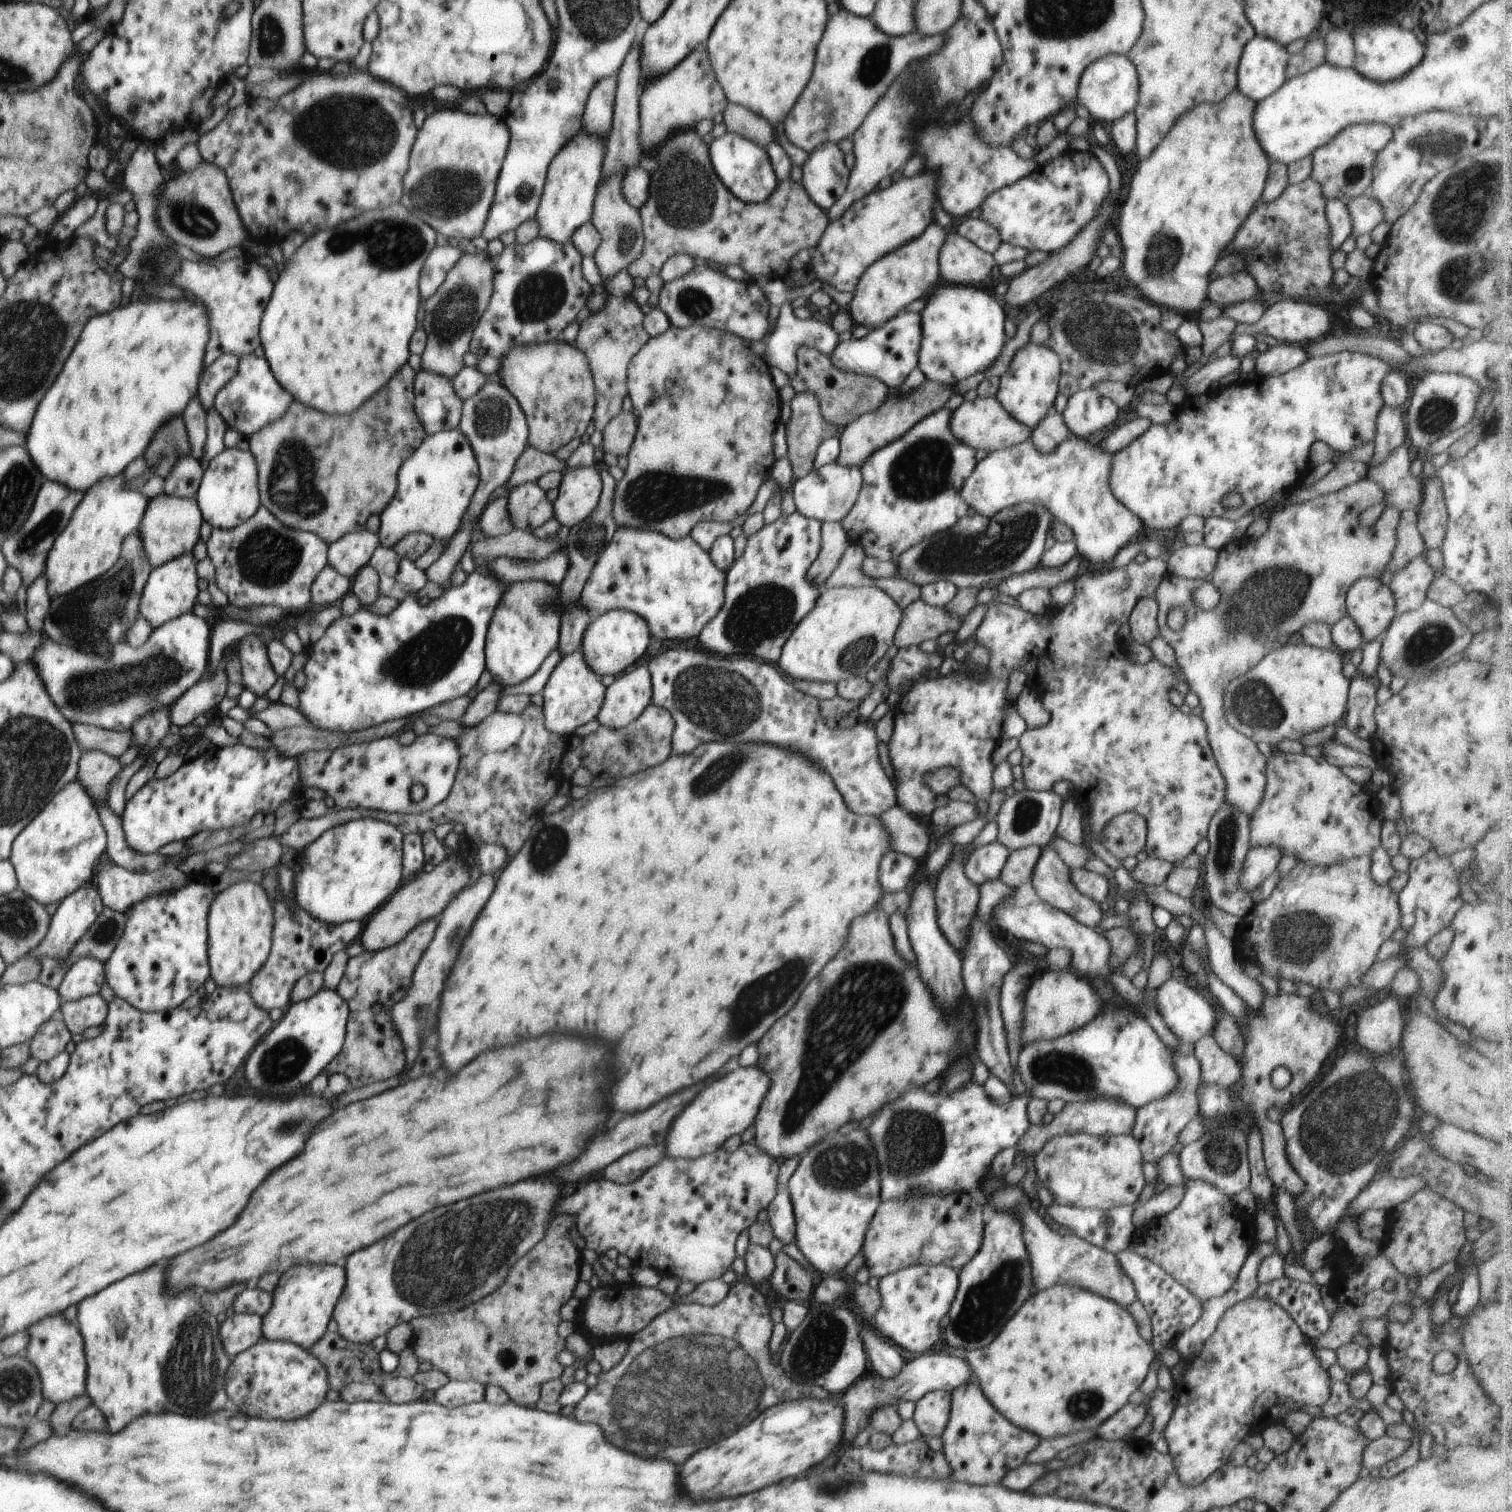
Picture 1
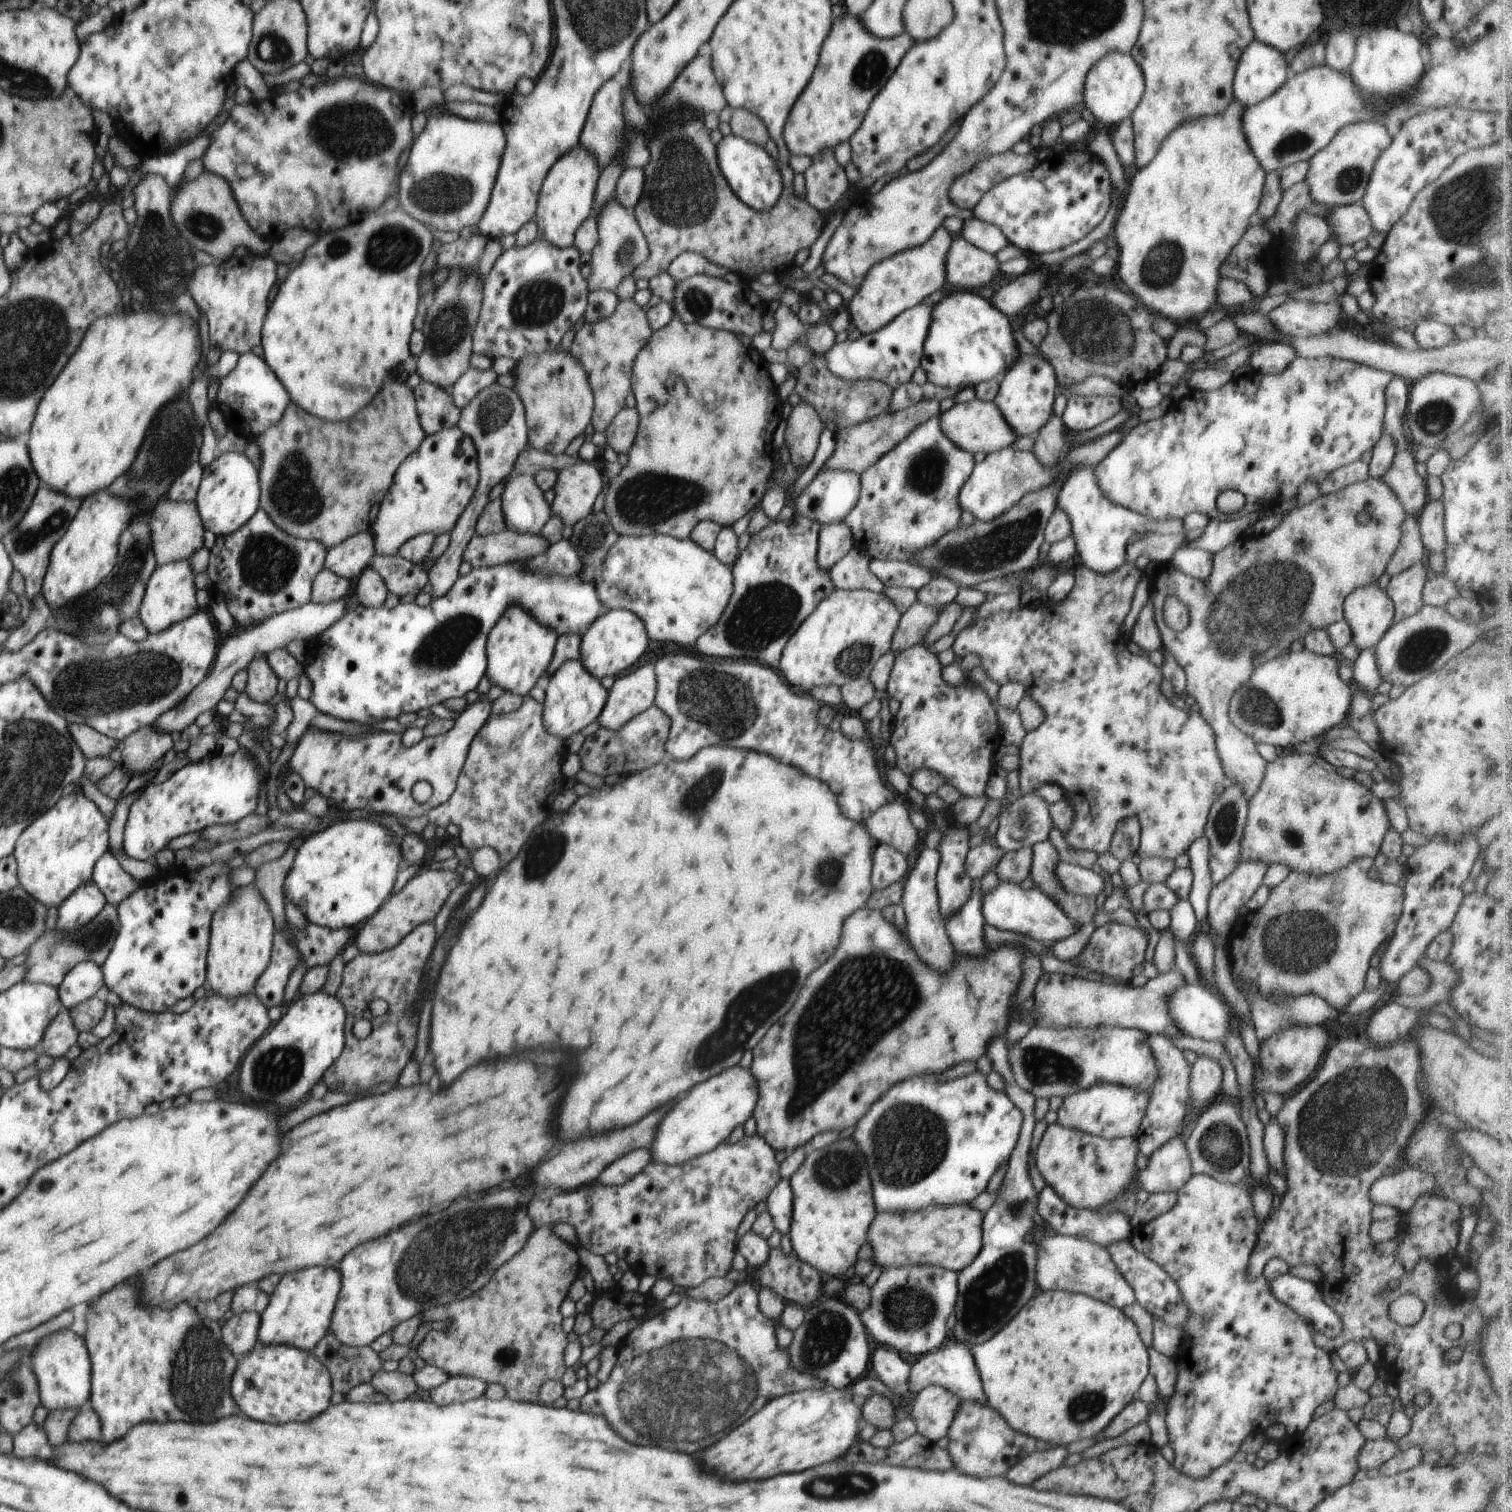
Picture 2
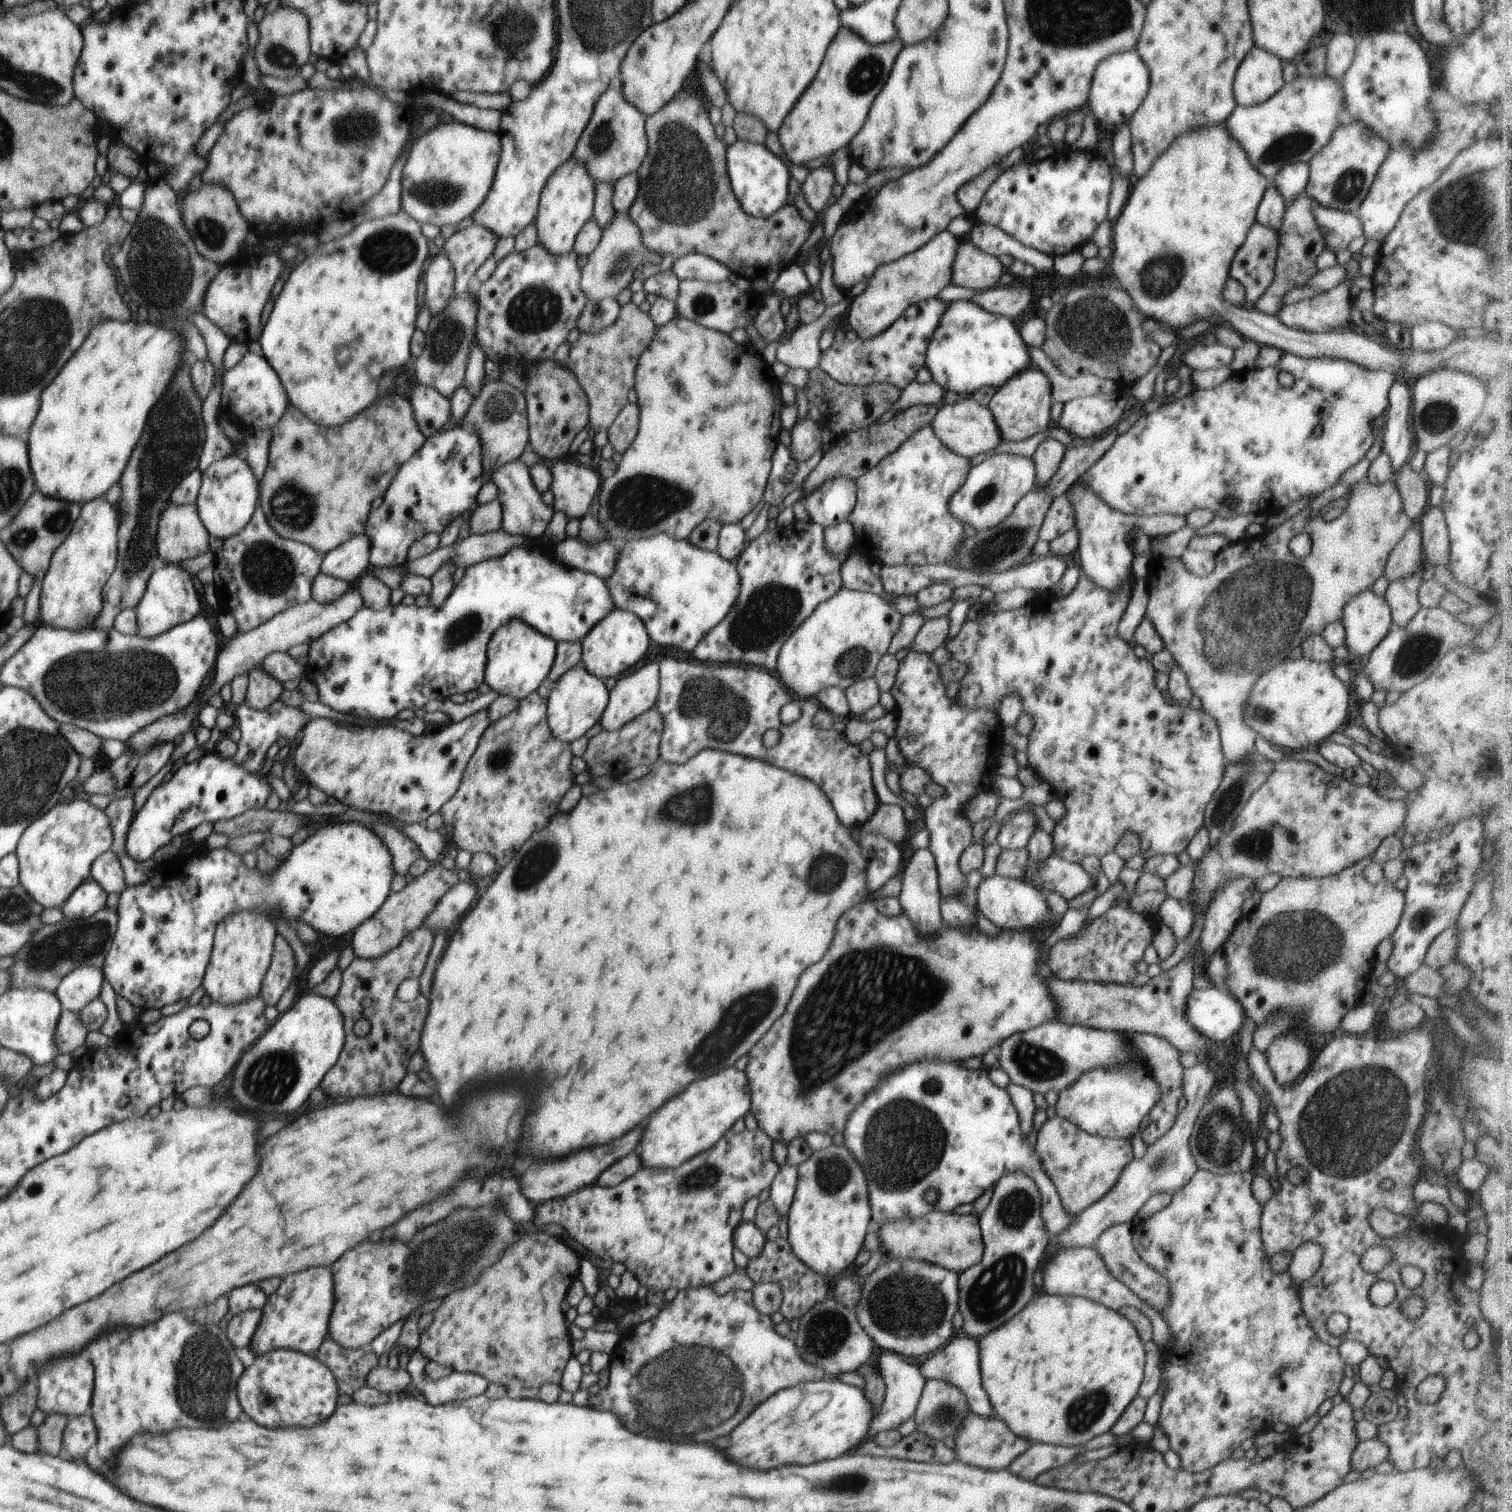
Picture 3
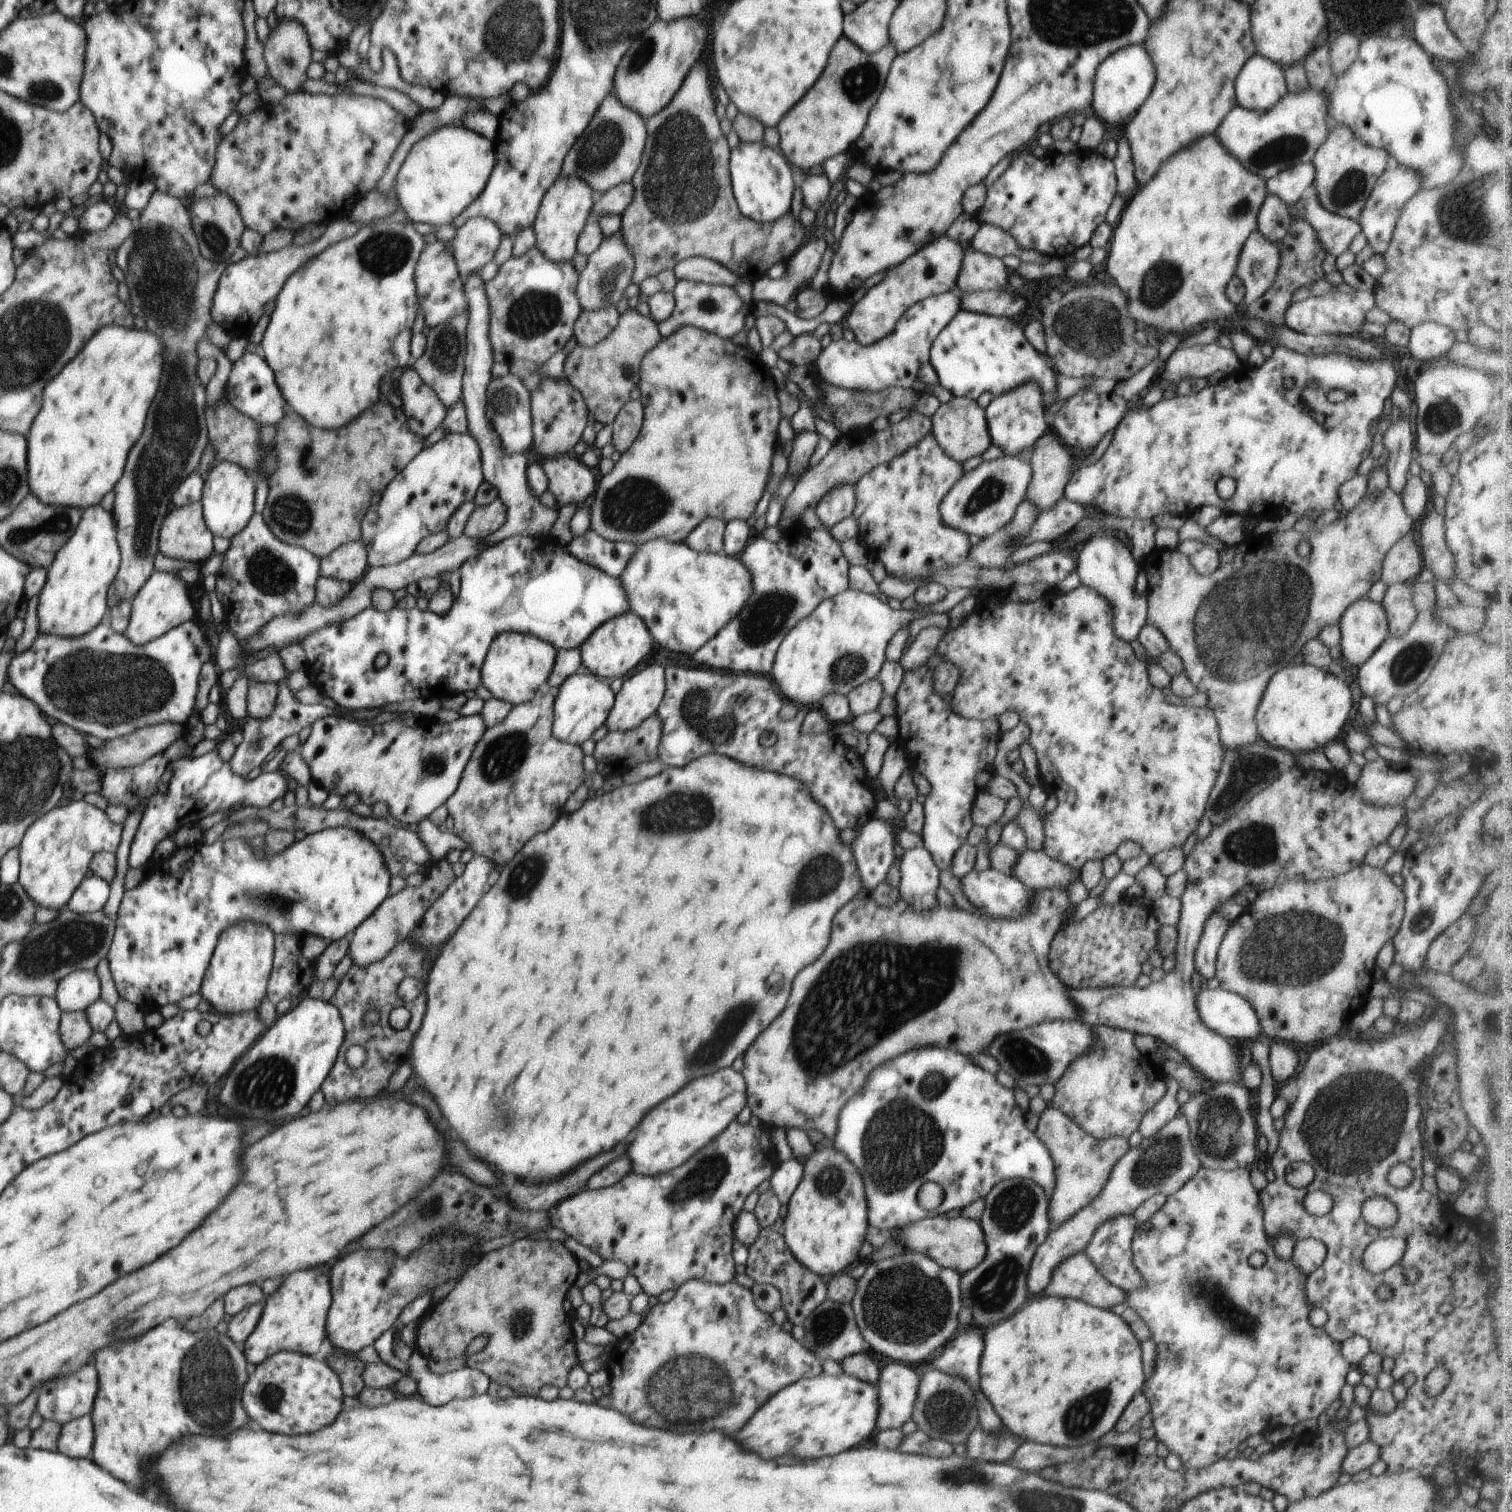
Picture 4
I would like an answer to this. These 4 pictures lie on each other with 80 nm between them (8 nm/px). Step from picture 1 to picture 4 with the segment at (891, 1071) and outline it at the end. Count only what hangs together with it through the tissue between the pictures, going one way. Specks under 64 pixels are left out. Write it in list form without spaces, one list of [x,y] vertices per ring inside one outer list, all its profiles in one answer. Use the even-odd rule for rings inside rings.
[[[862,888],[844,908],[836,914],[834,926],[832,926],[832,938],[824,954],[812,962],[810,966],[803,968],[794,979],[789,999],[784,1010],[772,1021],[772,1024],[763,1030],[756,1040],[746,1049],[744,1054],[744,1068],[742,1074],[747,1084],[747,1106],[754,1116],[761,1121],[761,1126],[768,1131],[782,1129],[784,1132],[789,1129],[798,1129],[808,1132],[811,1128],[820,1130],[827,1140],[835,1140],[838,1128],[840,1111],[846,1103],[854,1096],[867,1082],[868,1076],[874,1068],[884,1064],[886,1060],[894,1060],[904,1052],[910,1052],[914,1048],[924,1046],[944,1046],[954,1048],[960,1054],[980,1054],[984,1052],[992,1040],[1000,1034],[1020,1030],[1026,1026],[1034,1026],[1046,1020],[1074,1020],[1076,1019],[1076,1006],[1068,998],[1064,990],[1064,984],[1048,970],[1048,948],[1052,939],[1061,928],[1062,916],[1069,914],[1072,906],[1069,905],[1068,891],[1066,889],[1050,889],[1043,893],[1034,891],[1031,912],[1020,917],[1020,920],[992,920],[992,918],[978,918],[972,914],[960,910],[957,906],[952,909],[941,907],[939,904],[928,913],[917,913],[912,907],[901,898],[891,907],[881,907],[872,898],[872,892]]]

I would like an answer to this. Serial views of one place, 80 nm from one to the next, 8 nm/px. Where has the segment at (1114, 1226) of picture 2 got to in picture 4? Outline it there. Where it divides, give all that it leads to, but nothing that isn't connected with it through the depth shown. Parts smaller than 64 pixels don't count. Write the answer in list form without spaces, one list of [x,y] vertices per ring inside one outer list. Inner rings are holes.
[[[920,1048],[912,1050],[896,1060],[886,1062],[884,1066],[876,1068],[867,1078],[864,1086],[846,1103],[846,1106],[840,1111],[838,1119],[837,1133],[835,1134],[835,1145],[837,1151],[844,1154],[852,1161],[852,1164],[860,1171],[865,1184],[865,1193],[867,1198],[867,1219],[870,1226],[884,1230],[894,1230],[906,1226],[910,1223],[928,1218],[929,1216],[944,1215],[954,1208],[964,1208],[966,1204],[972,1204],[978,1198],[984,1198],[992,1190],[994,1184],[998,1184],[1004,1179],[1030,1179],[1039,1184],[1045,1192],[1047,1199],[1050,1200],[1055,1189],[1055,1168],[1047,1146],[1039,1139],[1035,1132],[1031,1132],[1026,1127],[1025,1116],[1017,1105],[1012,1089],[1003,1087],[996,1077],[982,1069],[976,1064],[972,1064],[966,1056],[946,1050],[946,1048]],[[924,1182],[936,1182],[944,1188],[944,1202],[938,1206],[934,1212],[928,1212],[920,1208],[916,1200],[916,1192]]]

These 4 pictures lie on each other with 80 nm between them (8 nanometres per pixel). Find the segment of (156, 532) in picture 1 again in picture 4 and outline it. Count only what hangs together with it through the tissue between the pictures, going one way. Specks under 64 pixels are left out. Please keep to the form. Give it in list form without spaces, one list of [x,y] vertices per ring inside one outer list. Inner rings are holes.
[[[196,501],[188,506],[172,506],[159,530],[159,552],[170,558],[200,564],[214,550],[214,535],[206,526],[203,506]]]

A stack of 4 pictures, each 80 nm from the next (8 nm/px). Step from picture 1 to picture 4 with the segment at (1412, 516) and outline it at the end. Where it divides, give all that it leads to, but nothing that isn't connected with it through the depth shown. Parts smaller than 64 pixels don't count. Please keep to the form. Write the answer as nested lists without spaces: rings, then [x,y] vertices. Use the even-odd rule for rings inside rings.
[[[1406,533],[1387,552],[1383,562],[1381,579],[1387,586],[1414,580],[1423,568],[1423,560],[1421,559],[1421,553],[1418,551],[1418,546],[1410,533]]]

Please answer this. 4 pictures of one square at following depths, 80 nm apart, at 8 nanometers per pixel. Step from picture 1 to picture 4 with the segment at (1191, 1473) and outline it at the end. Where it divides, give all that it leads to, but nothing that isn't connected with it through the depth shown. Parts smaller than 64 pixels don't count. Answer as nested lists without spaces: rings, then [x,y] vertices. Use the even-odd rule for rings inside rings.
[[[1201,1166],[1192,1180],[1187,1180],[1180,1190],[1167,1196],[1166,1202],[1158,1212],[1155,1212],[1146,1222],[1137,1223],[1131,1249],[1133,1263],[1144,1277],[1145,1286],[1135,1291],[1126,1291],[1126,1304],[1145,1320],[1151,1330],[1151,1338],[1158,1347],[1156,1368],[1152,1377],[1143,1384],[1140,1392],[1148,1399],[1149,1412],[1153,1416],[1153,1427],[1157,1440],[1163,1442],[1170,1453],[1177,1454],[1184,1467],[1189,1469],[1206,1468],[1216,1461],[1224,1459],[1230,1450],[1237,1448],[1249,1436],[1254,1436],[1258,1432],[1272,1431],[1278,1426],[1294,1427],[1302,1420],[1318,1418],[1319,1414],[1325,1412],[1340,1395],[1340,1390],[1346,1383],[1346,1374],[1351,1369],[1350,1363],[1342,1356],[1341,1343],[1332,1340],[1323,1327],[1314,1327],[1310,1324],[1308,1318],[1310,1318],[1312,1307],[1308,1304],[1305,1295],[1308,1275],[1301,1273],[1291,1260],[1284,1262],[1275,1255],[1273,1244],[1265,1232],[1263,1206],[1259,1199],[1259,1192],[1254,1189],[1252,1181],[1250,1181],[1249,1168],[1242,1167],[1223,1171]],[[1254,1252],[1262,1252],[1266,1256],[1266,1262],[1262,1268],[1256,1268],[1250,1264],[1250,1256]],[[1218,1290],[1222,1292],[1224,1302],[1214,1296]],[[1228,1300],[1230,1300],[1230,1304],[1228,1304]],[[1232,1306],[1238,1310],[1238,1314],[1232,1310]],[[1250,1310],[1252,1310],[1252,1314],[1250,1314]],[[1240,1314],[1246,1314],[1246,1316],[1240,1316]],[[1234,1320],[1236,1322],[1240,1320],[1242,1324],[1236,1324]]]

